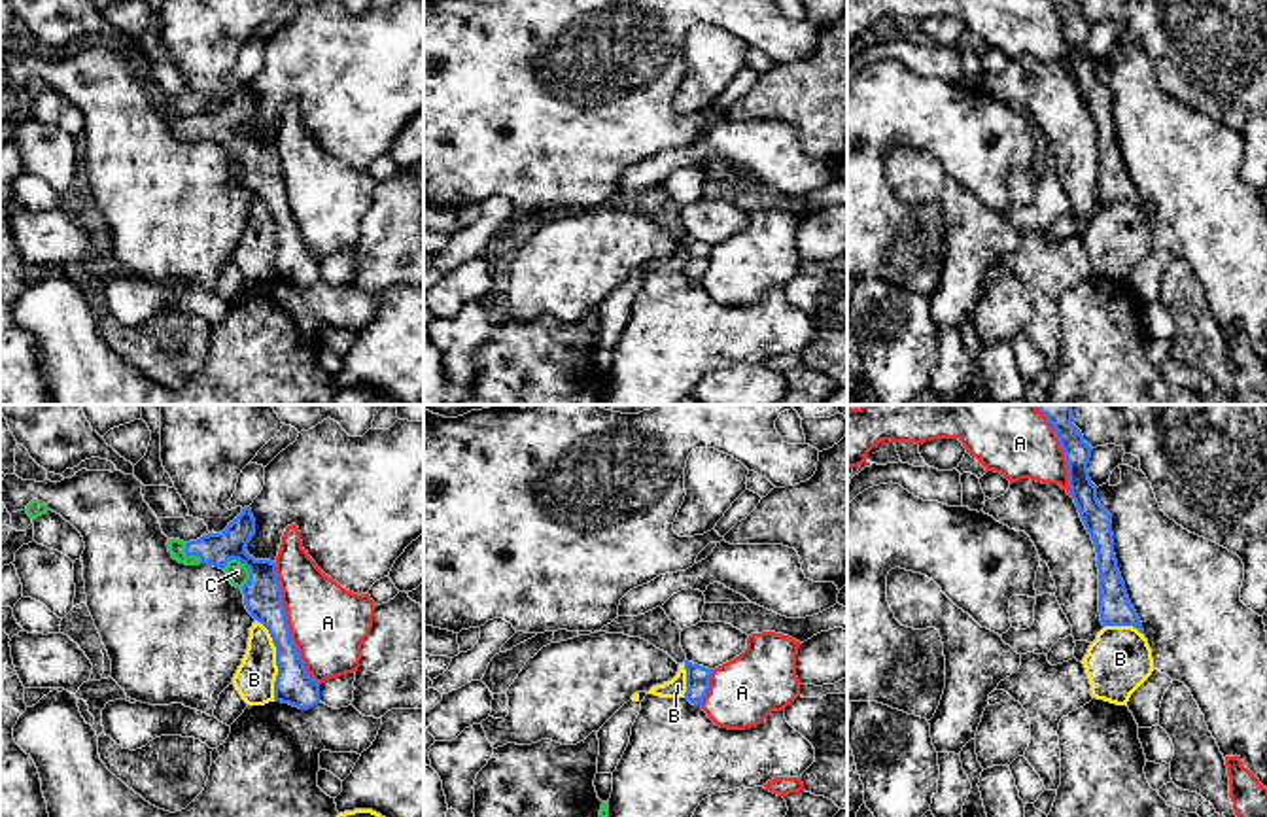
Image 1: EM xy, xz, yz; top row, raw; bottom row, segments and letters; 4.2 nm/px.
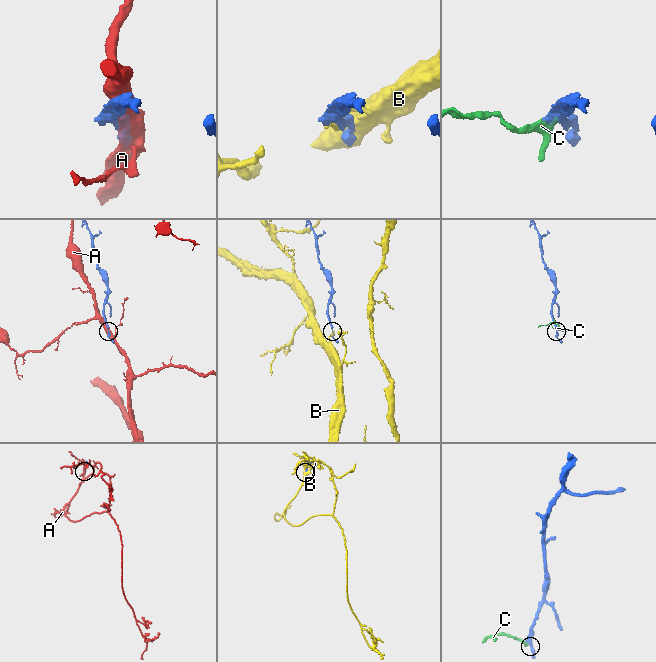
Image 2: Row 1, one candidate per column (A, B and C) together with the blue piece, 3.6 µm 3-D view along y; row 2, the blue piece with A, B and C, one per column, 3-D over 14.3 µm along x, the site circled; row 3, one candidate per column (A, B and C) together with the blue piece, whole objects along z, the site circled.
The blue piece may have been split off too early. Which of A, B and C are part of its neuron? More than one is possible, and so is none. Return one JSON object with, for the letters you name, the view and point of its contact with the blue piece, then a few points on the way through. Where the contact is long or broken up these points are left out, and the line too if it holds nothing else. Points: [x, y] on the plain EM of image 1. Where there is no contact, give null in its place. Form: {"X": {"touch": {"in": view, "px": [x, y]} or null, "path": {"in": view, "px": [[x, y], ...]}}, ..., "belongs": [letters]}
{"C": {"touch": {"in": "xy", "px": [248, 146]}, "path": {"in": "xy", "px": [[261, 169], [260, 159], [248, 146], [237, 148]]}}, "belongs": ["C"]}

